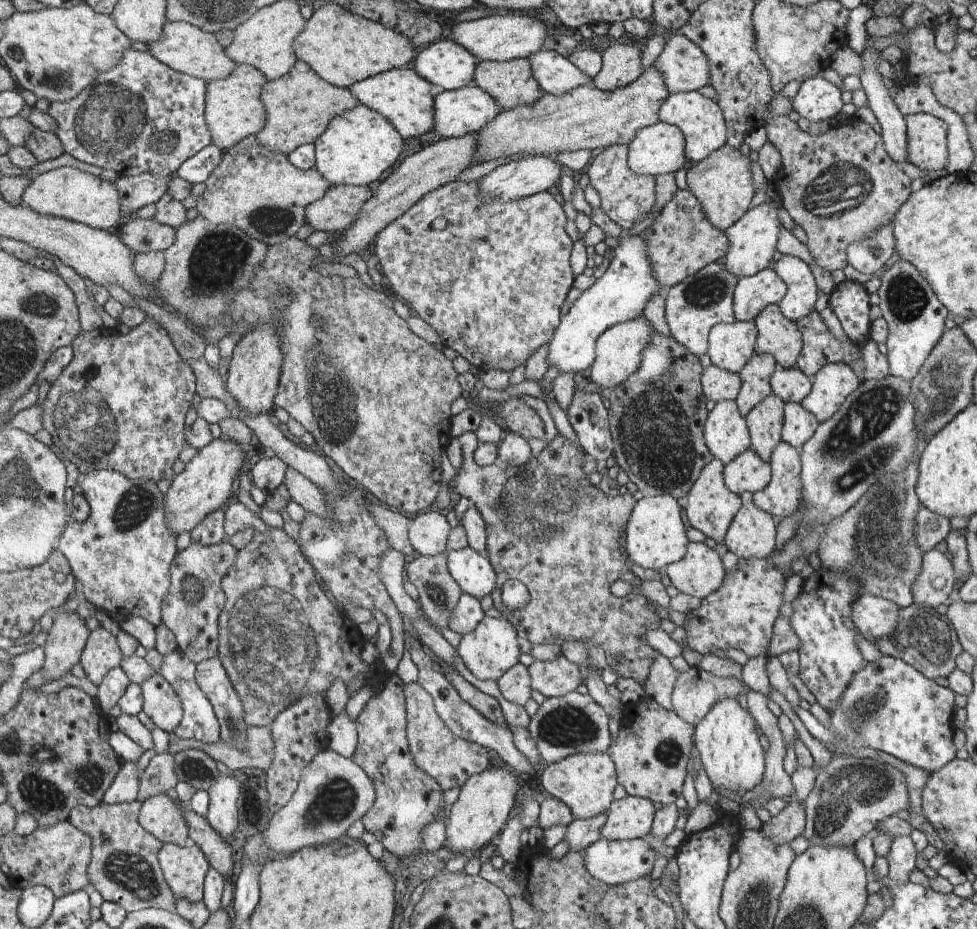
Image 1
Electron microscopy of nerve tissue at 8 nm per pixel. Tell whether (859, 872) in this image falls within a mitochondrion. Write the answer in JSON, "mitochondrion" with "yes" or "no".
{"mitochondrion":"no"}

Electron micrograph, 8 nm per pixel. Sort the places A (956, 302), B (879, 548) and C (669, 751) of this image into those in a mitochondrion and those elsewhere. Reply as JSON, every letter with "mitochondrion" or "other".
{"A":"other","B":"mitochondrion","C":"mitochondrion"}

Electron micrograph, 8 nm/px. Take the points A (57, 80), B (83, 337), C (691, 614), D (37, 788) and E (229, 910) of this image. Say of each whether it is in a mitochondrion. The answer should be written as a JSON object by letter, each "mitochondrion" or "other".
{"A":"mitochondrion","B":"other","C":"other","D":"mitochondrion","E":"other"}

